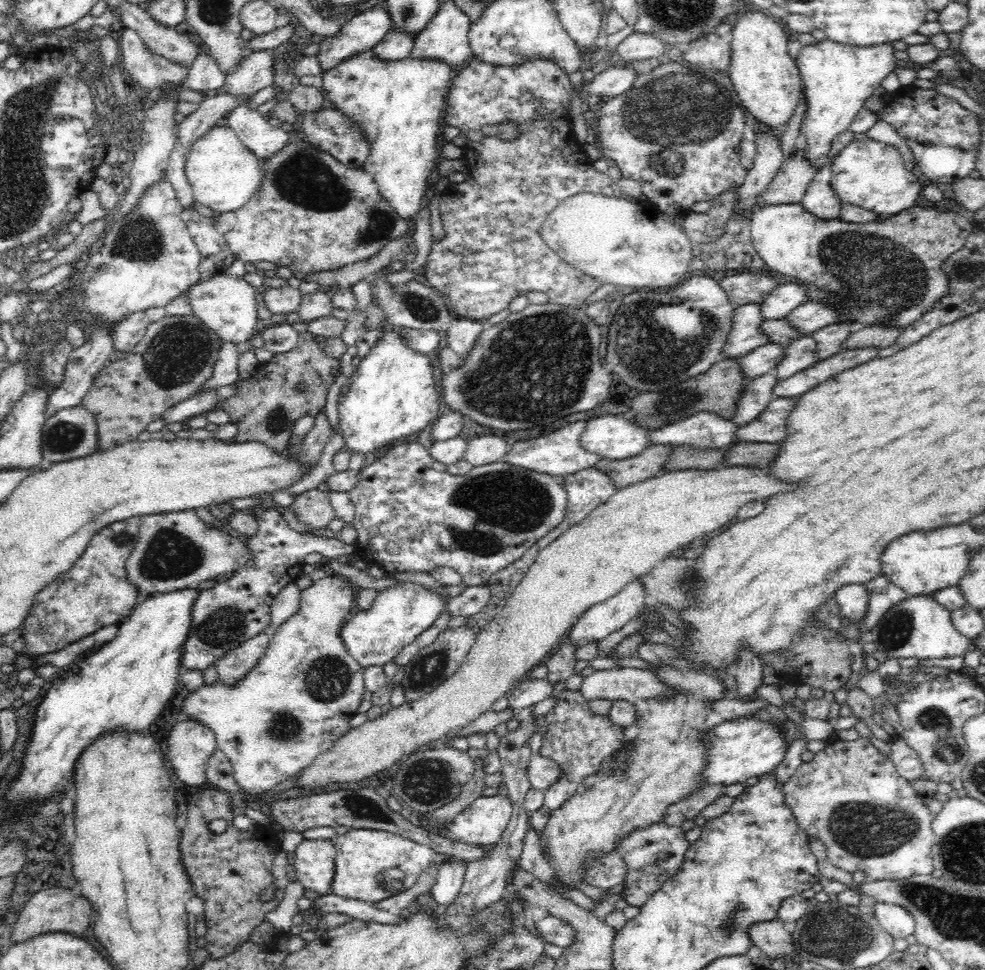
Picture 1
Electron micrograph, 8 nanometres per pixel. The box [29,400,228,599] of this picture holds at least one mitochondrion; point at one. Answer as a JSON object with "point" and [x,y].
{"point":[168,555]}

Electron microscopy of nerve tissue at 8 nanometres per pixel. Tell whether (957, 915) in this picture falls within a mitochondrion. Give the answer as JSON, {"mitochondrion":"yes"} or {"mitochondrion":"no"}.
{"mitochondrion":"yes"}

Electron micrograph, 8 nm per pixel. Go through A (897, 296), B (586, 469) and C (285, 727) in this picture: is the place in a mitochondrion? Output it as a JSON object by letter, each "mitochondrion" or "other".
{"A":"mitochondrion","B":"other","C":"mitochondrion"}

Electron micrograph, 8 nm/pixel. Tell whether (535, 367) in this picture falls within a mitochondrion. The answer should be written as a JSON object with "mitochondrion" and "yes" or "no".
{"mitochondrion":"yes"}

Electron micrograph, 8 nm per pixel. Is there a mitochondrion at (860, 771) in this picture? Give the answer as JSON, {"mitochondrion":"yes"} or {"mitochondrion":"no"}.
{"mitochondrion":"no"}

